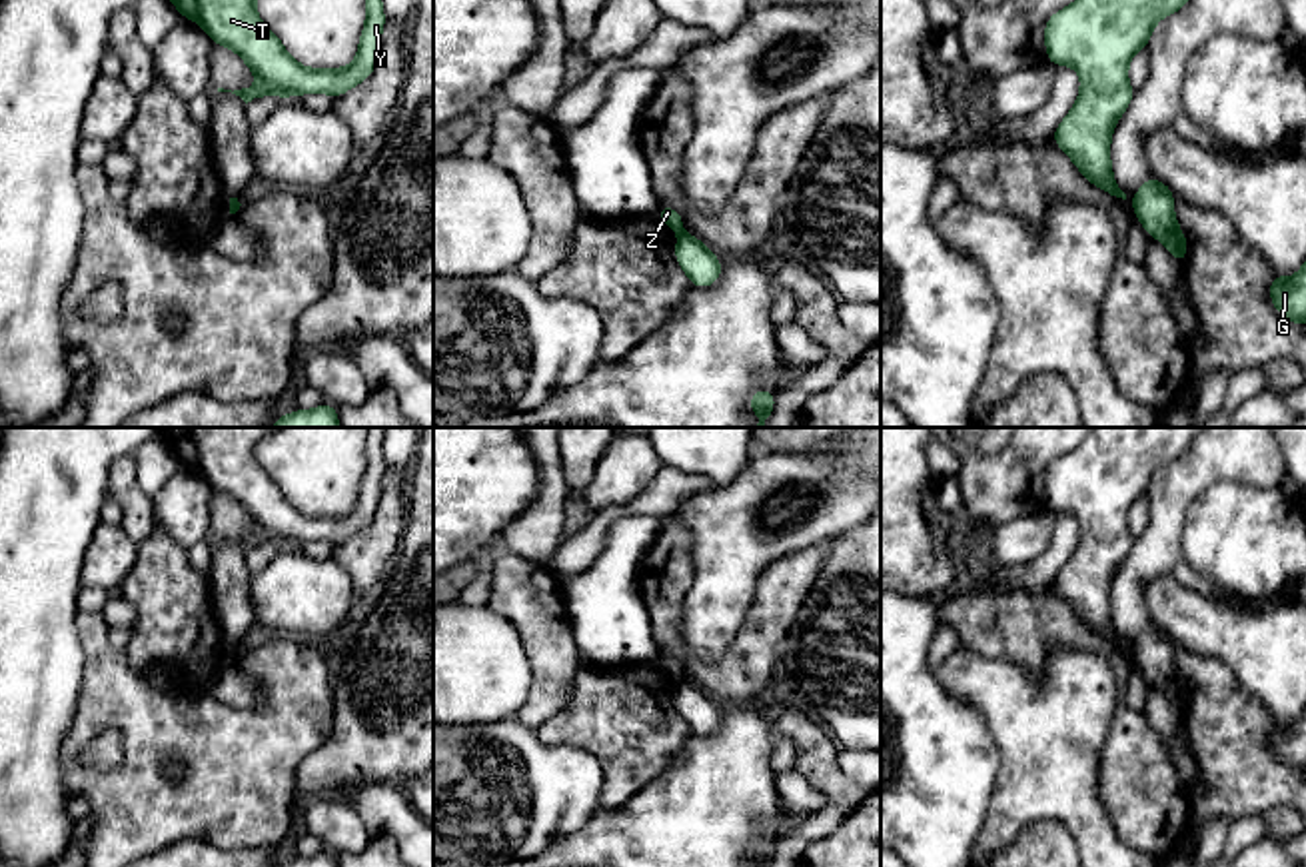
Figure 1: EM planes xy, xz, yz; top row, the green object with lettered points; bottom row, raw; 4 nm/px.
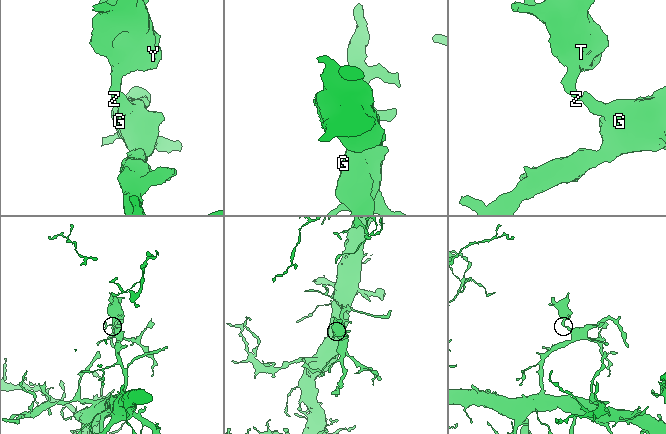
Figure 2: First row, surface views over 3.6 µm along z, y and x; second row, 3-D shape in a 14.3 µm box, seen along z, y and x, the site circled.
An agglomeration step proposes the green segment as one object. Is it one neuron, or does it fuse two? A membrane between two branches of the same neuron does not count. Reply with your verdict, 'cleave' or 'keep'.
cleave

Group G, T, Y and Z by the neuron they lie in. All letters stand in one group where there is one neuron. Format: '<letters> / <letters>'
G / T Y Z

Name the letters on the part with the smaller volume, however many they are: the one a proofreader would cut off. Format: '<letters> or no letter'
T, Y, Z

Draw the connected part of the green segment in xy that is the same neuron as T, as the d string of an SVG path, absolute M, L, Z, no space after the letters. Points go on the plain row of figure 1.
M164 428L162 439L182 465L198 469L212 491L228 493L256 523L254 535L234 537L246 551L262 543L329 541L339 545L365 529L377 509L385 459L385 428L369 428L365 471L353 509L345 515L306 515L262 469L256 445L280 428Z

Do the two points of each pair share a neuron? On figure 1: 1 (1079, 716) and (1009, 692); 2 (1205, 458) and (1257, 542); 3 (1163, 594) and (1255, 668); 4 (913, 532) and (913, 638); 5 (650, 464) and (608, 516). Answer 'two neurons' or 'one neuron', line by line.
1: one neuron
2: two neurons
3: one neuron
4: two neurons
5: two neurons

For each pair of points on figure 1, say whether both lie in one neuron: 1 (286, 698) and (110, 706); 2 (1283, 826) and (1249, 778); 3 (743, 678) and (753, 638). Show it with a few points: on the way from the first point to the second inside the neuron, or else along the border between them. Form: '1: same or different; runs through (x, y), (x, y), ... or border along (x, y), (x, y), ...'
1: same; runs through (242, 724), (154, 724)
2: different; border along (1285, 806), (1243, 816), (1231, 824)
3: same; runs through (749, 668), (753, 648)

